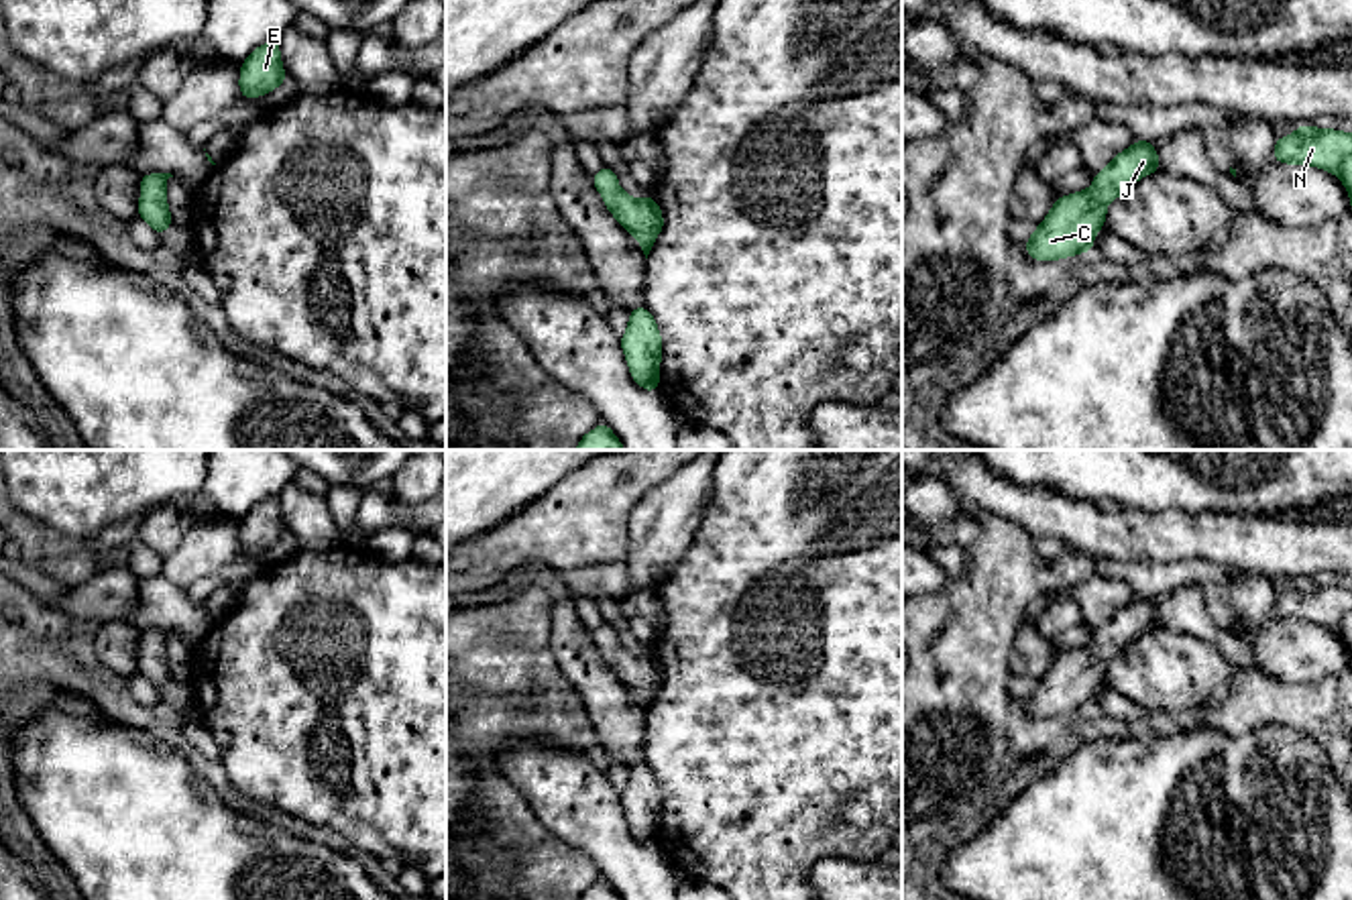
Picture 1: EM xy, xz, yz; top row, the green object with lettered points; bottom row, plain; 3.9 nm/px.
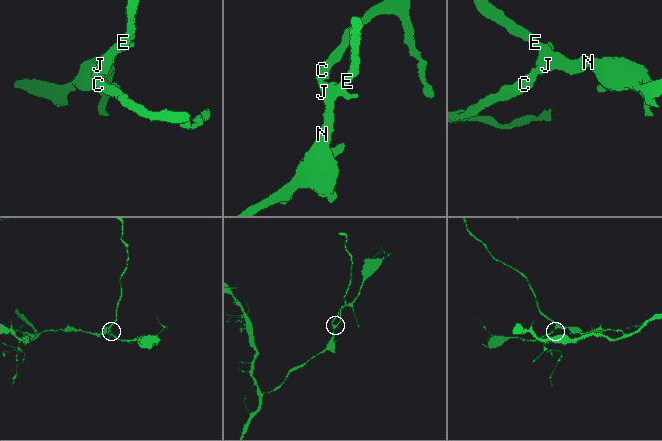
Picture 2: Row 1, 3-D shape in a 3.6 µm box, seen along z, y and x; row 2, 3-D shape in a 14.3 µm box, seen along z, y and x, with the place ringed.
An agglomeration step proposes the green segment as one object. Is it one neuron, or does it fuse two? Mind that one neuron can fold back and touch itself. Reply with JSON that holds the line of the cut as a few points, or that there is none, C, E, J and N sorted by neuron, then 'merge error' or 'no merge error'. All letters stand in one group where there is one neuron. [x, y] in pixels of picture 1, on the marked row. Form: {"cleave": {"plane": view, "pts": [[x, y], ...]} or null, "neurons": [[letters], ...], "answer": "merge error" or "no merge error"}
{"cleave": null, "neurons": [["C", "E", "J", "N"]], "answer": "no merge error"}

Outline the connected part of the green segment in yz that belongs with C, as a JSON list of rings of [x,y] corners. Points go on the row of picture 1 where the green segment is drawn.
[[[1136,138],[1093,175],[1091,187],[1055,200],[1047,218],[1024,242],[1026,255],[1049,263],[1091,252],[1097,230],[1106,226],[1108,204],[1157,171],[1161,169],[1154,145]]]

